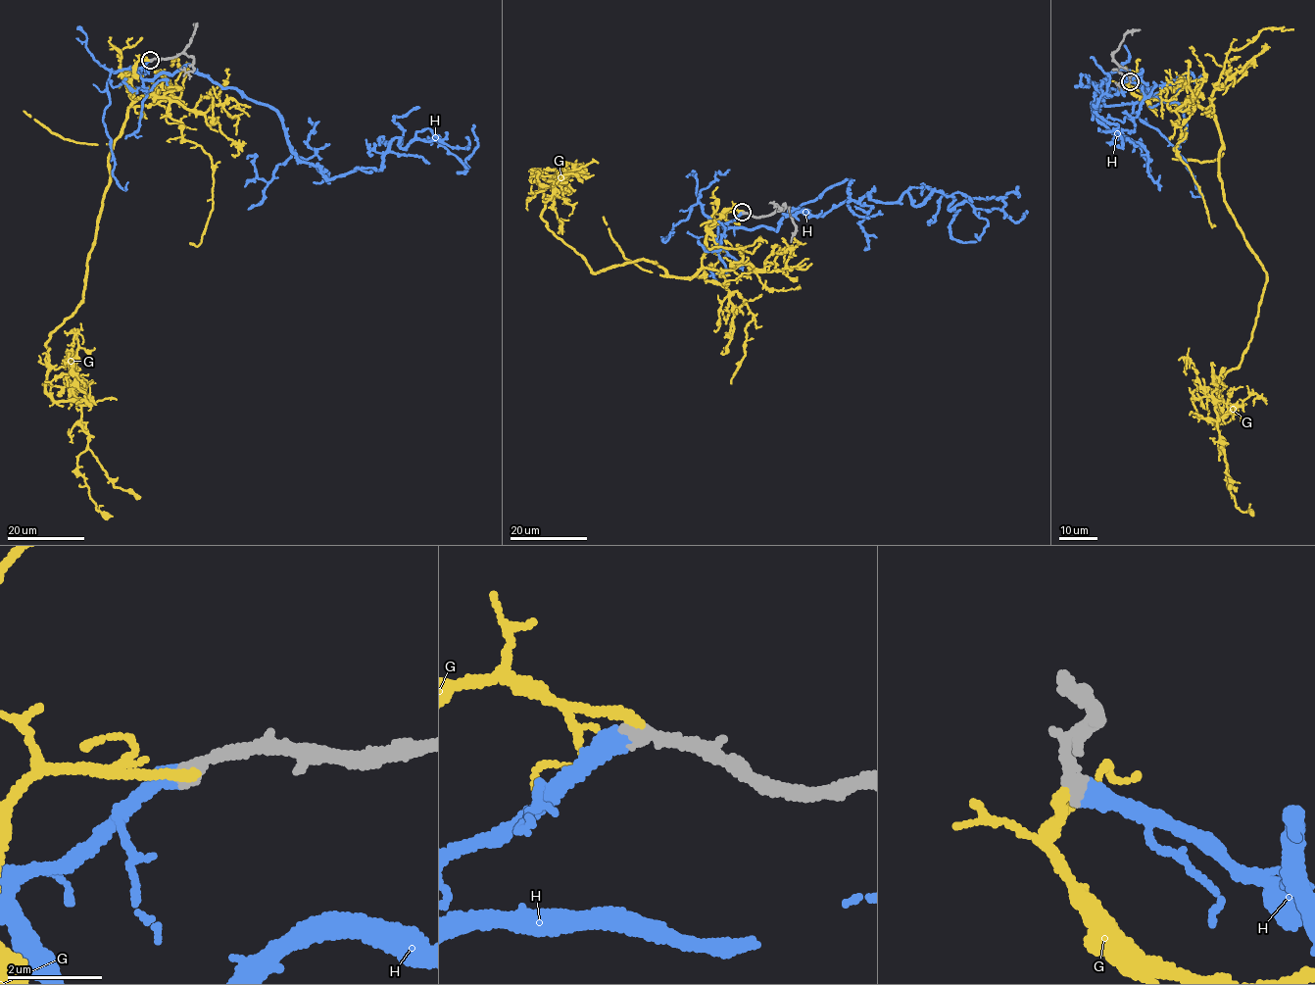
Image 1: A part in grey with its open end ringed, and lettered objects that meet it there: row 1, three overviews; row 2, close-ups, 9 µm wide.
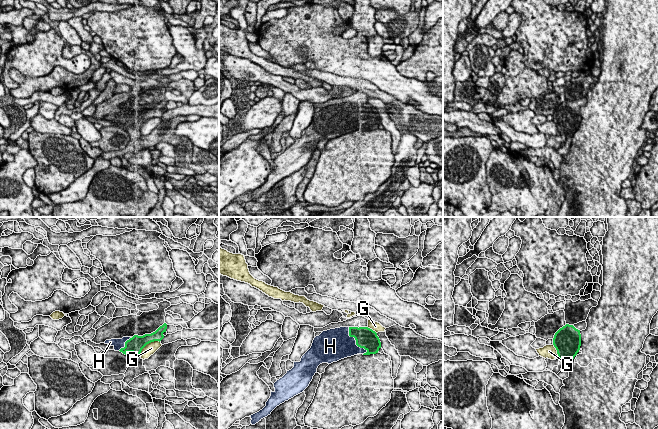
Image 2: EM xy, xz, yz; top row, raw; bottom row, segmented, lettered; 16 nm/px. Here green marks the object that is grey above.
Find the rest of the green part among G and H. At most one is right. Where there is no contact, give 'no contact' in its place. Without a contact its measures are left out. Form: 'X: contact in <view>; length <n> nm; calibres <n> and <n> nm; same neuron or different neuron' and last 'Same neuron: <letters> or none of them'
G: contact in xy; length 360 nm; calibres 260 and 180 nm; different neuron
H: contact in xz; length 500 nm; calibres 340 and 400 nm; same neuron
Same neuron: H

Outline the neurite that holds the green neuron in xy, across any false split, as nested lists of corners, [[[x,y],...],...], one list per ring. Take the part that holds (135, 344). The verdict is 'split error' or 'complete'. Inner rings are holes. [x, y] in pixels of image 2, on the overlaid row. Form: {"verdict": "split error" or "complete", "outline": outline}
{"verdict": "split error", "outline": [[[164,323],[155,332],[145,334],[143,336],[134,335],[133,337],[123,337],[122,339],[106,340],[104,343],[114,347],[115,351],[120,351],[127,355],[127,352],[140,354],[142,349],[149,343],[161,341],[164,338],[163,333],[166,332],[167,324]]]}

